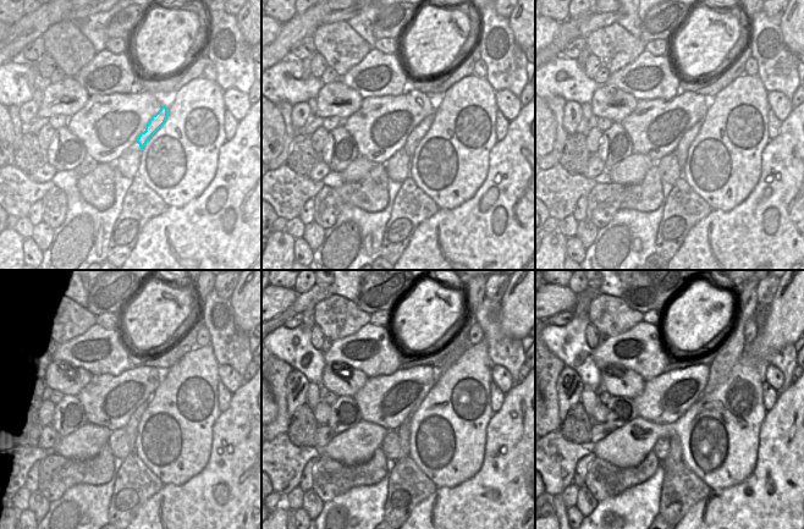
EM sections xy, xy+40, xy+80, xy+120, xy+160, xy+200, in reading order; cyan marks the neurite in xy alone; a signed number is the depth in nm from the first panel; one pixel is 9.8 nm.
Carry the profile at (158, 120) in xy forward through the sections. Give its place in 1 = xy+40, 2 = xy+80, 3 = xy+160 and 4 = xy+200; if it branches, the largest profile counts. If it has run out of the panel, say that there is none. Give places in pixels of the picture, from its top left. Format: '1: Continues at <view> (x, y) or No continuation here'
1: Continues at xy+40 (413, 139)
2: Continues at xy+80 (682, 149)
3: Continues at xy+160 (403, 429)
4: Continues at xy+200 (675, 456)

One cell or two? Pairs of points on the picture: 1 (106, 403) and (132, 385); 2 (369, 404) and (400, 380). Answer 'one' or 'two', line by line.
1: one
2: one

